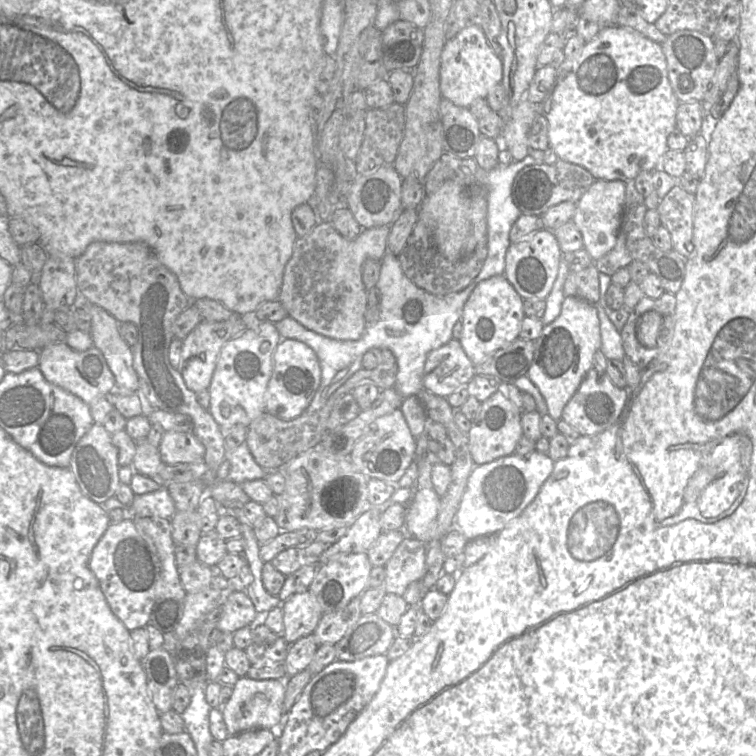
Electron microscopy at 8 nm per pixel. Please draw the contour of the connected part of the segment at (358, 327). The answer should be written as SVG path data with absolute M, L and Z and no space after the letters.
M326 221L316 224L307 236L298 237L284 270L279 295L287 315L323 336L341 341L359 340L366 328L368 307L361 268L366 259L382 259L389 232L390 225L364 228L354 240L347 240Z

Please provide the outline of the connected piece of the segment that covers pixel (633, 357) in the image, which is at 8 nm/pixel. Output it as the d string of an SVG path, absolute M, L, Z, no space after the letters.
M672 293L662 294L658 298L643 296L631 310L620 331L625 355L638 367L645 369L656 357L668 348L674 327L676 297Z

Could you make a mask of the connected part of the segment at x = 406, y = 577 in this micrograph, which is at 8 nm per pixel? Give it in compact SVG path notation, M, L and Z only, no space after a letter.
M406 535L383 566L386 593L402 596L408 585L421 581L425 574L427 544Z

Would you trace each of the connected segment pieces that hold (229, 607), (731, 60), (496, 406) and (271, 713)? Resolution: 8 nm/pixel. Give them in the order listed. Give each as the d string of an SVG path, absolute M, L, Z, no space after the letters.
M245 591L232 592L221 604L223 609L218 623L221 632L234 633L240 628L255 625L261 618Z
M728 42L729 47L726 54L719 60L712 82L701 100L704 119L710 113L712 107L718 102L725 90L729 76L737 62L739 46L737 42Z
M504 390L496 391L488 399L481 402L480 413L471 423L471 429L467 437L475 466L512 455L519 439L523 435L521 413L509 400Z
M247 676L239 677L233 687L233 694L225 707L220 708L229 736L250 729L277 730L283 724L285 680L253 680Z

